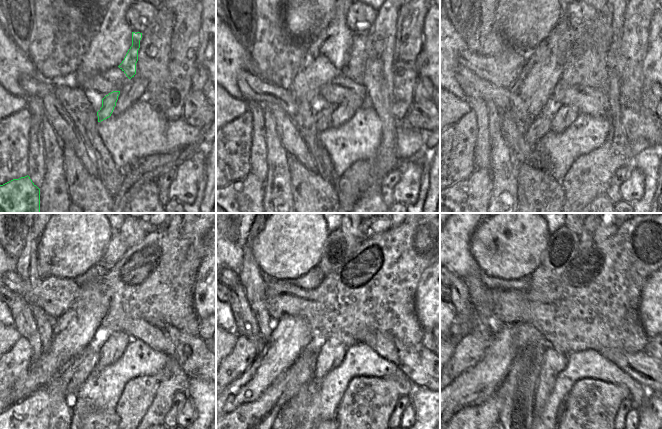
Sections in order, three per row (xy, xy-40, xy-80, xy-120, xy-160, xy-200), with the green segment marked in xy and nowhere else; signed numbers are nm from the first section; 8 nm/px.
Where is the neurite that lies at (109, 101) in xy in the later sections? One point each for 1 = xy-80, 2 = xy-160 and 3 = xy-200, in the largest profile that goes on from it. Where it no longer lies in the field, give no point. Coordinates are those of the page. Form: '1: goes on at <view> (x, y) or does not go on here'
1: goes on at xy-80 (533, 133)
2: goes on at xy-160 (258, 416)
3: goes on at xy-200 (484, 416)

